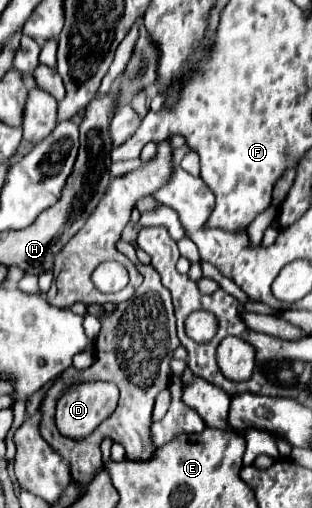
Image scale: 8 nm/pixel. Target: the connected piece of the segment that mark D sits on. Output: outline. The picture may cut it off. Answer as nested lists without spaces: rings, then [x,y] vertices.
[[[83,381],[69,385],[61,397],[57,399],[57,413],[55,413],[55,425],[61,435],[71,439],[87,437],[95,431],[99,423],[103,423],[117,407],[119,401],[119,389],[113,383],[107,381]]]

